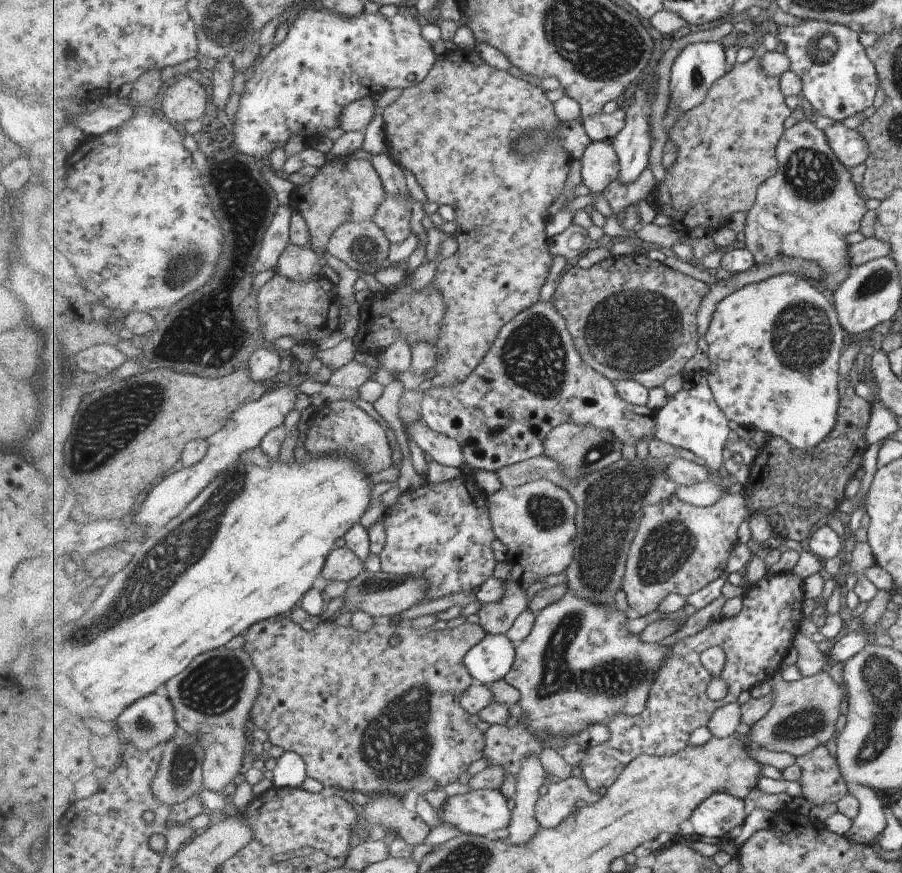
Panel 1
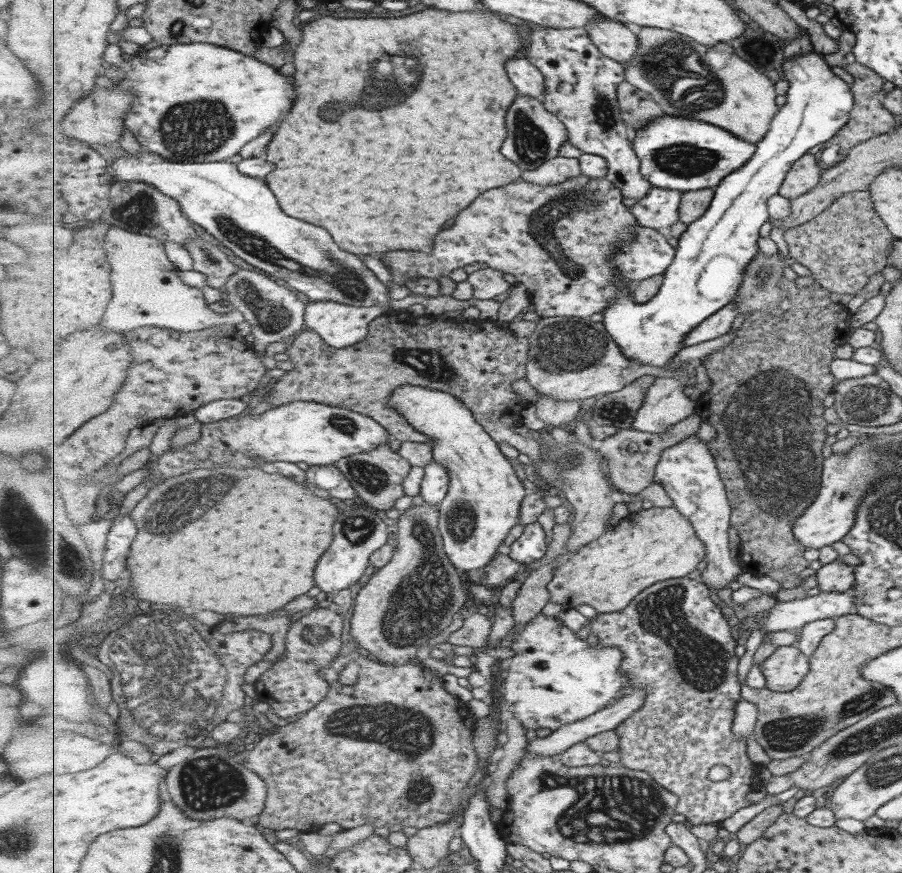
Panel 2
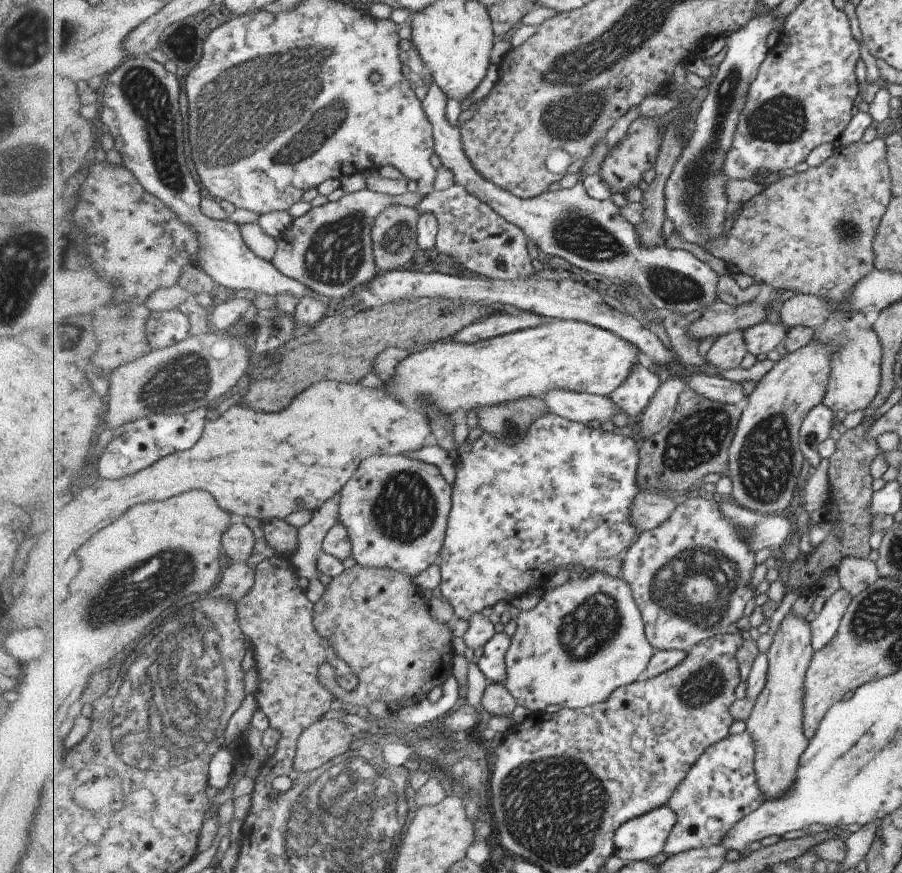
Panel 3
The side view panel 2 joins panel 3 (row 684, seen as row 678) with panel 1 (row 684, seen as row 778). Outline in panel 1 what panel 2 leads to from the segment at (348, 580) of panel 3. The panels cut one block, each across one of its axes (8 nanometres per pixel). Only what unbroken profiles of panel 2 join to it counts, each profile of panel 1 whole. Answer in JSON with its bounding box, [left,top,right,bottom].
[243,616,486,798]

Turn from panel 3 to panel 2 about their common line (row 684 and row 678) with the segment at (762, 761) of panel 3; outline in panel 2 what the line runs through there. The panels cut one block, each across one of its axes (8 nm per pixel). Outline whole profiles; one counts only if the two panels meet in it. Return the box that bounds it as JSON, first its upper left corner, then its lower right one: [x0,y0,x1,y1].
[761,646,810,692]

